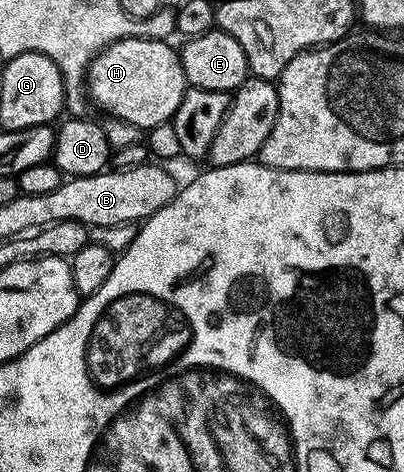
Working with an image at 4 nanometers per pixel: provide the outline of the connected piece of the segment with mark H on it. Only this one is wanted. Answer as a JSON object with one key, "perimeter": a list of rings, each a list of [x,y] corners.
{"perimeter":[[[126,37],[105,46],[89,66],[92,99],[105,112],[136,125],[140,131],[171,121],[189,86],[176,46],[167,44],[171,43]]]}

